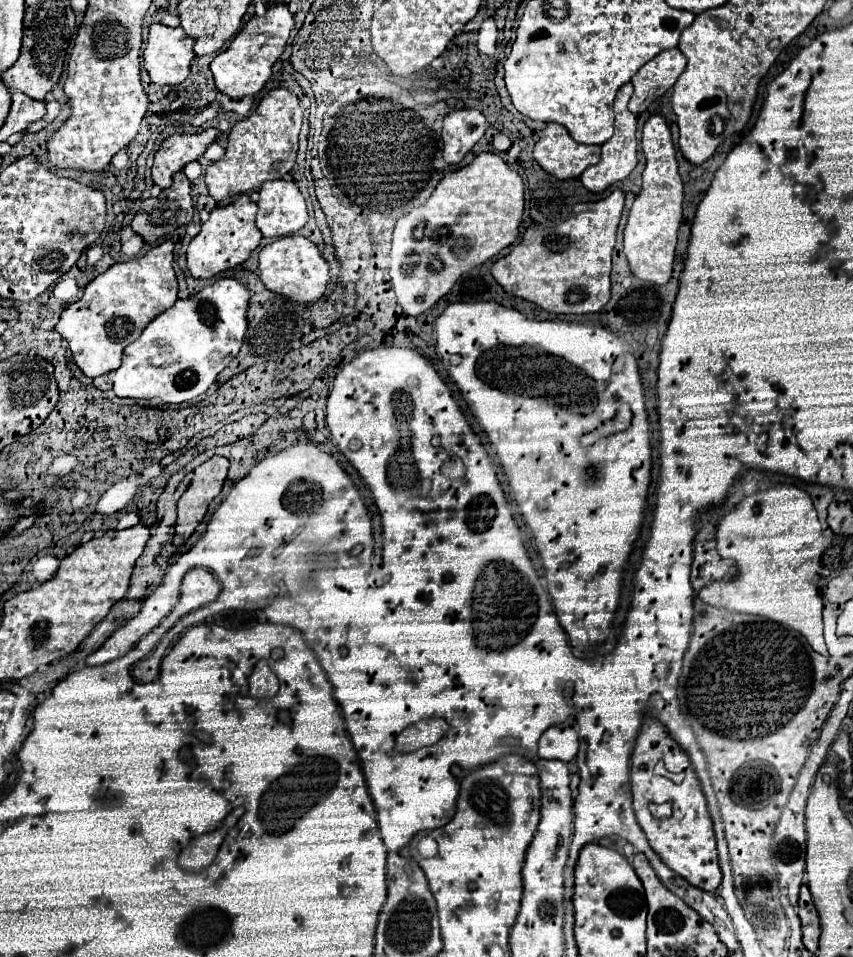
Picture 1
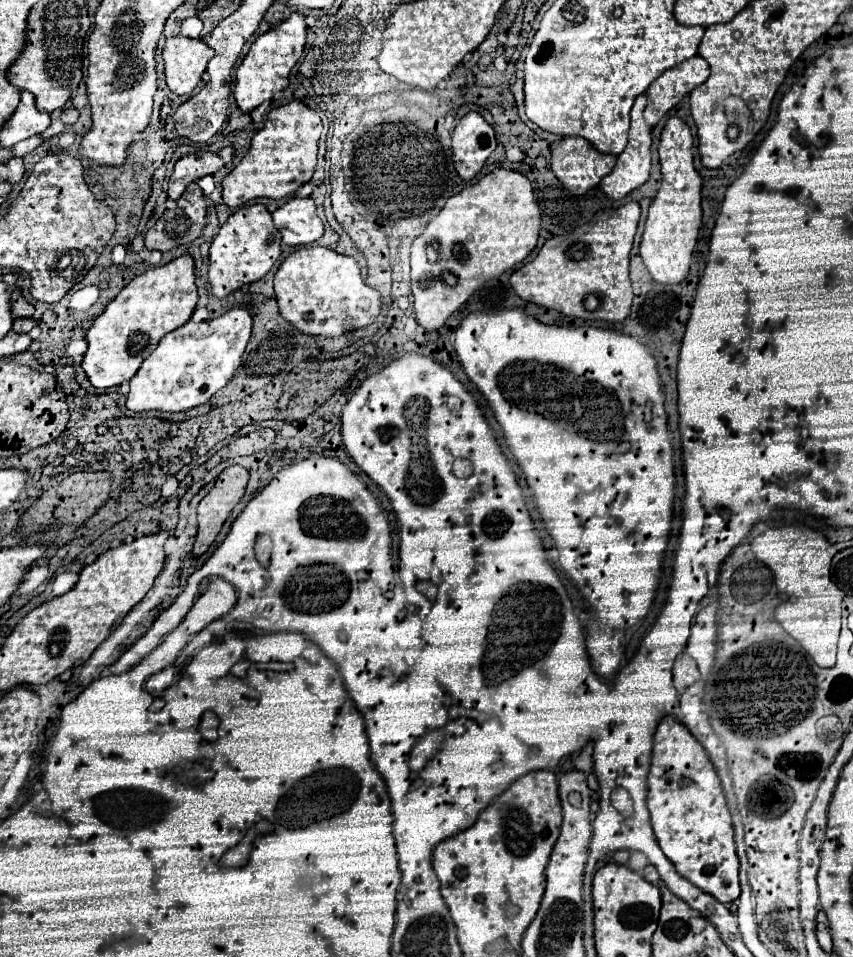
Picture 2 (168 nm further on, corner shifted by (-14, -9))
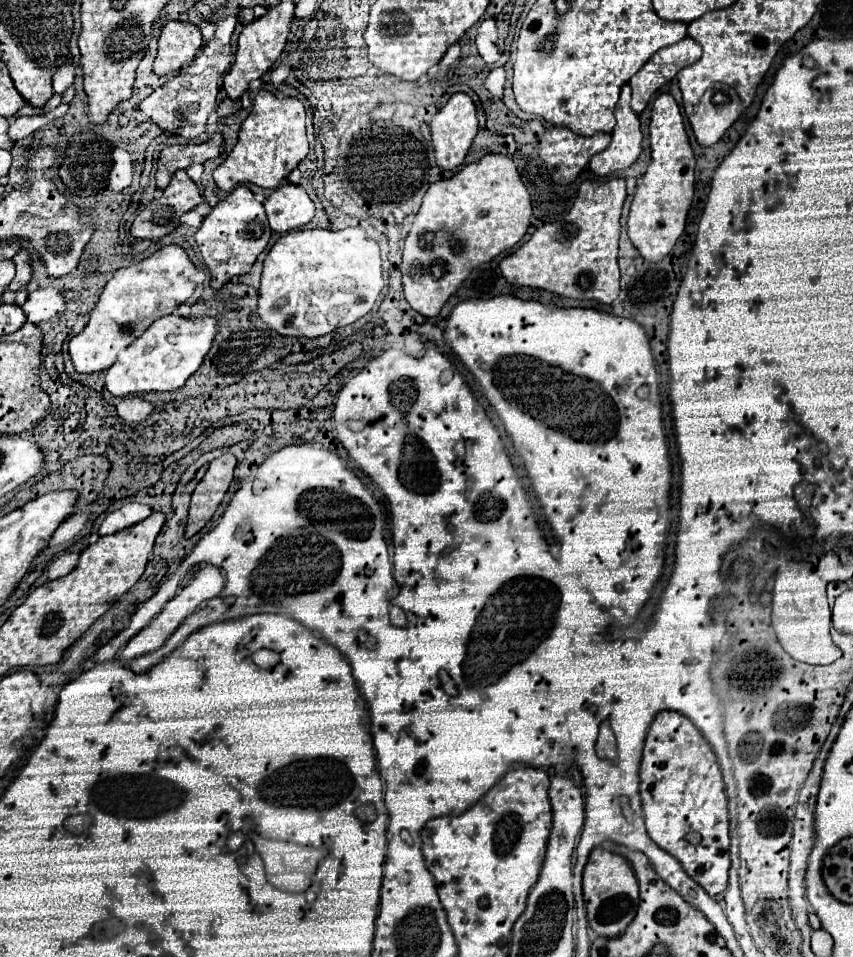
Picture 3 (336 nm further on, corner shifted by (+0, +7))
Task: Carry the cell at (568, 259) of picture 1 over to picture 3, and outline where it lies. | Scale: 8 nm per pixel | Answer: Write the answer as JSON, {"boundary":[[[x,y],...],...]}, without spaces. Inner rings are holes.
{"boundary":[[[611,180],[607,184],[583,182],[565,220],[543,224],[523,246],[501,260],[503,278],[515,286],[531,286],[565,298],[611,304],[619,296],[617,242],[625,196],[625,180]]]}

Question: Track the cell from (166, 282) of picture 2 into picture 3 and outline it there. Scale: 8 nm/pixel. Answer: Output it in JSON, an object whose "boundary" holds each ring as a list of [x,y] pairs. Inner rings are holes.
{"boundary":[[[169,244],[153,252],[149,258],[119,268],[107,282],[95,308],[89,314],[89,324],[69,342],[69,354],[77,372],[103,372],[111,368],[117,354],[135,342],[157,318],[171,314],[195,290],[191,276],[197,272],[187,252],[181,246]]]}

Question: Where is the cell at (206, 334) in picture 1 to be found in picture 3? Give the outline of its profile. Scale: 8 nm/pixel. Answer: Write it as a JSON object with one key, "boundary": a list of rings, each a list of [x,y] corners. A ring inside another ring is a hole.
{"boundary":[[[169,314],[155,320],[147,328],[147,332],[141,334],[127,350],[123,350],[117,362],[109,370],[105,370],[105,388],[113,396],[131,396],[153,390],[179,390],[185,384],[185,380],[201,368],[217,336],[217,326],[219,322],[215,320],[215,316],[185,318]]]}

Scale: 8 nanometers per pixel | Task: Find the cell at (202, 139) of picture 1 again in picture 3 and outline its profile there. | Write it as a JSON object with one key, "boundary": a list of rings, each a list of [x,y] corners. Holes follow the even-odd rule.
{"boundary":[[[213,134],[207,142],[201,144],[177,144],[177,146],[165,146],[159,156],[159,168],[155,174],[157,188],[165,188],[171,180],[171,176],[177,170],[189,168],[195,162],[205,162],[219,156],[219,148],[223,144],[221,134]]]}

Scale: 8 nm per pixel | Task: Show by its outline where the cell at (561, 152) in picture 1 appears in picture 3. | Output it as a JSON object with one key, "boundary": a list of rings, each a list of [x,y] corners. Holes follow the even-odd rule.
{"boundary":[[[547,126],[539,140],[539,156],[557,184],[573,182],[591,156],[609,146],[609,134],[581,136],[565,126]]]}

